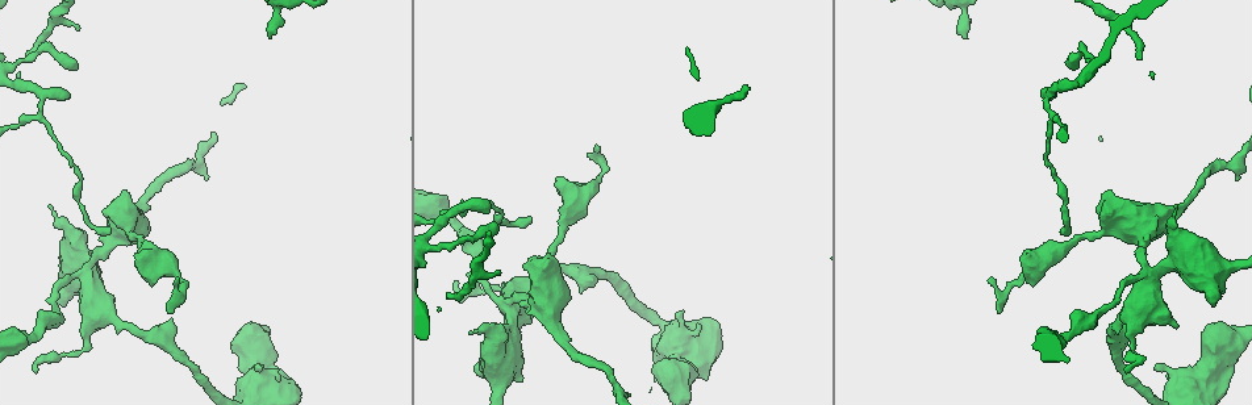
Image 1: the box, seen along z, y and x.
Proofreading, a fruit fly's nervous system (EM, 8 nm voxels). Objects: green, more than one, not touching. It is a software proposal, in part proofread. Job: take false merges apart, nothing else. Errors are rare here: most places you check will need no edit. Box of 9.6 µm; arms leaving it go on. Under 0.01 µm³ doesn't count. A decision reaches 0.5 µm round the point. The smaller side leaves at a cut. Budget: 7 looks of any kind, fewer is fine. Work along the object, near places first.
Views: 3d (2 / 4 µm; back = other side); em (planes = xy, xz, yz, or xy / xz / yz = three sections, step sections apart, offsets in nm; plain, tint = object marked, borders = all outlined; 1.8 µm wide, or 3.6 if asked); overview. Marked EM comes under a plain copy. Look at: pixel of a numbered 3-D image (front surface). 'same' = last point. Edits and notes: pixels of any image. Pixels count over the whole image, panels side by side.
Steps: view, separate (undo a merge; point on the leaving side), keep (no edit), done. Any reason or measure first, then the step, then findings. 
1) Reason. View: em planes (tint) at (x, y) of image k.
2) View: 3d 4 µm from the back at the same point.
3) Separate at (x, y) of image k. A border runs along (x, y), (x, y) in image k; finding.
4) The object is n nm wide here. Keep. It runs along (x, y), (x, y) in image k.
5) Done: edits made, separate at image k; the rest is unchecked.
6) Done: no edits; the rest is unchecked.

Abrupt turn. View: em 3.6 µm planes (tint) at (463, 208) of image 1.

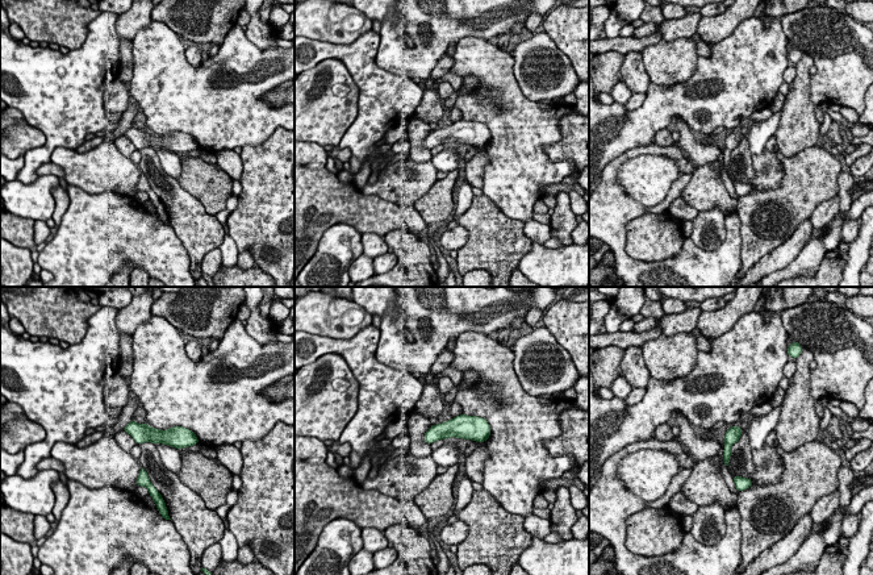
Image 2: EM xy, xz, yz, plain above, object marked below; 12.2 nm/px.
The object is 180 nm wide here. Keep. It runs along (129, 428), (154, 436), (186, 433) in image 2; all the same neuron.

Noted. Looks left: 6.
Calibre changes. View: 3d 4 µm at (963, 10) of image 1.

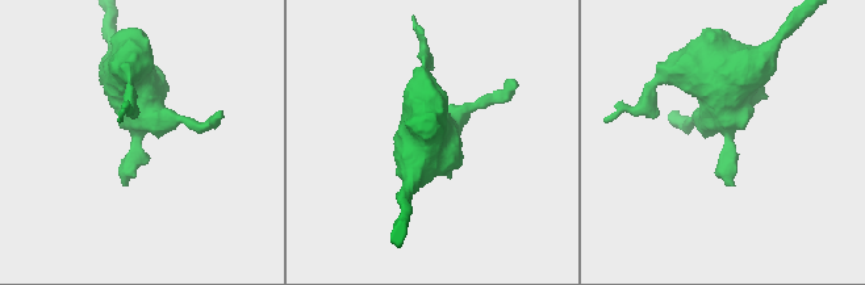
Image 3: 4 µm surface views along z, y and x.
Shape alone is not enough. View: em planes (tint) at (135, 140) of image 3.

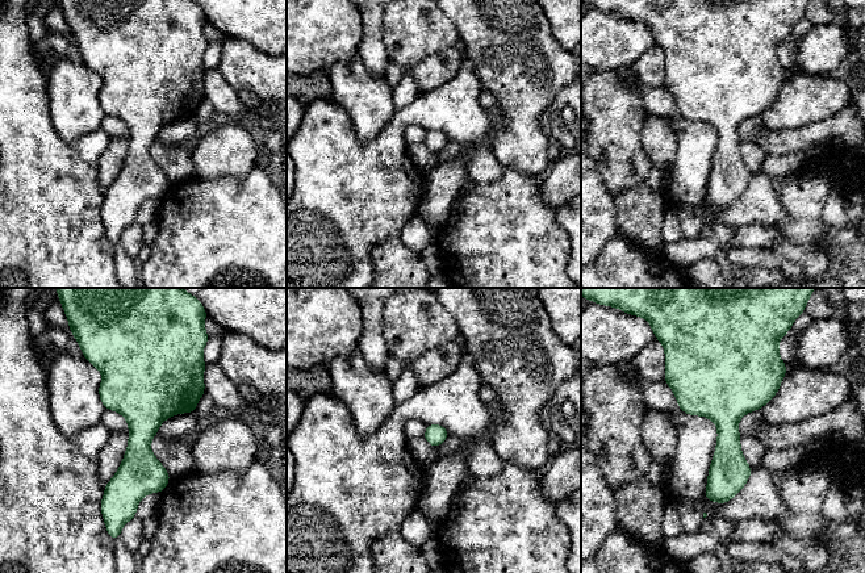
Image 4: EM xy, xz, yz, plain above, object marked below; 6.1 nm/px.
Keep. Continuous, no second neuron.

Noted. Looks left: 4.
Abrupt turn. View: em 3.6 µm xz step 4 (tint) at (510, 304) of image 1.

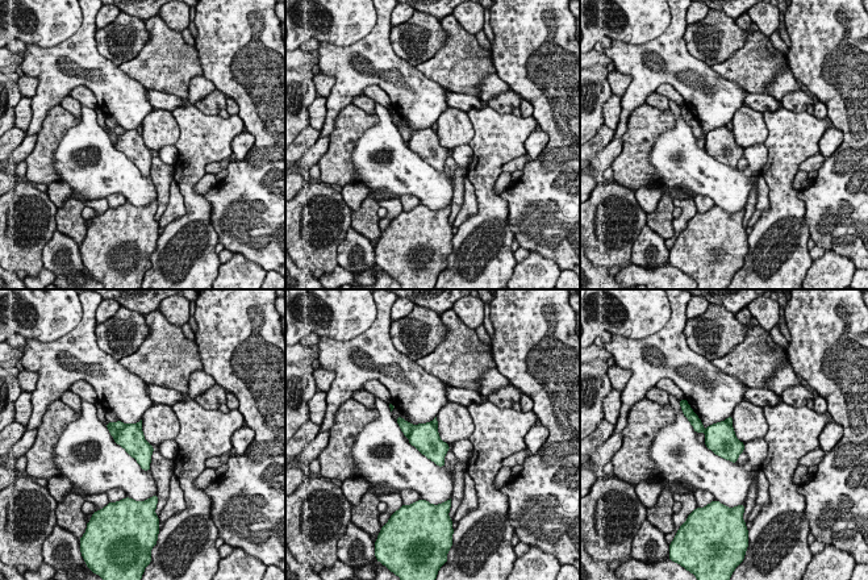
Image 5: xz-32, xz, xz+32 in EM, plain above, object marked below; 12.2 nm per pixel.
View: em 3.6 µm planes (borders) at the same point.

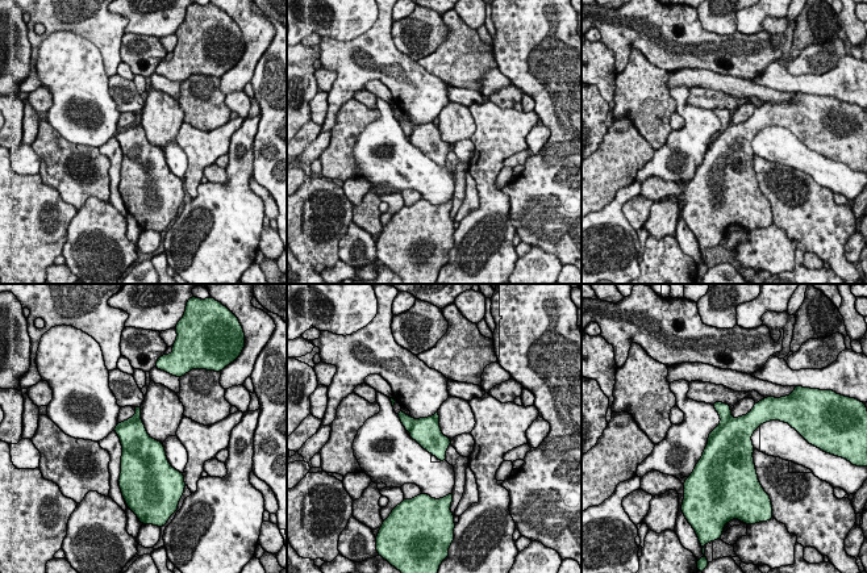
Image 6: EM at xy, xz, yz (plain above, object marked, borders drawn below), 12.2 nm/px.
Separate at (724, 410) of image 6. A border runs along (730, 417), (708, 443) in image 6; a second neuron is stuck on.

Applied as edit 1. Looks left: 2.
Done: edits made, separate at image 6; the rest is unchecked.

